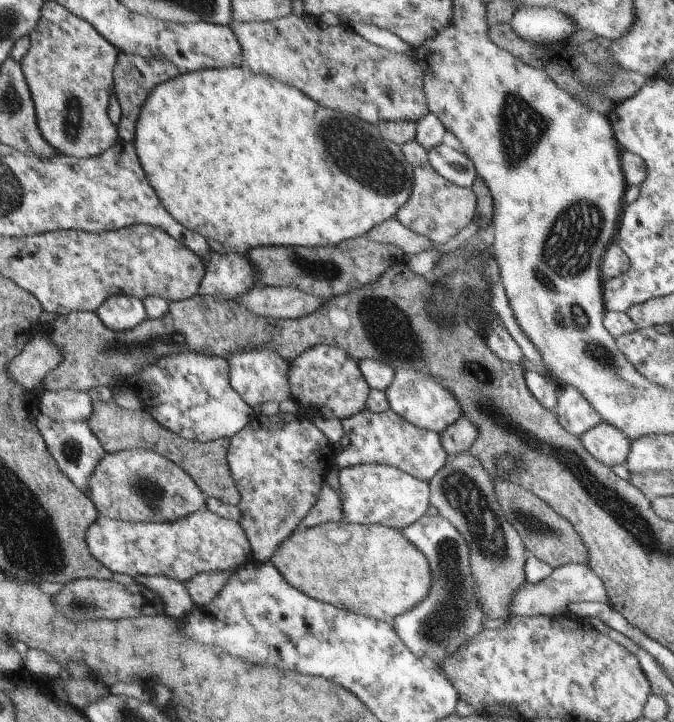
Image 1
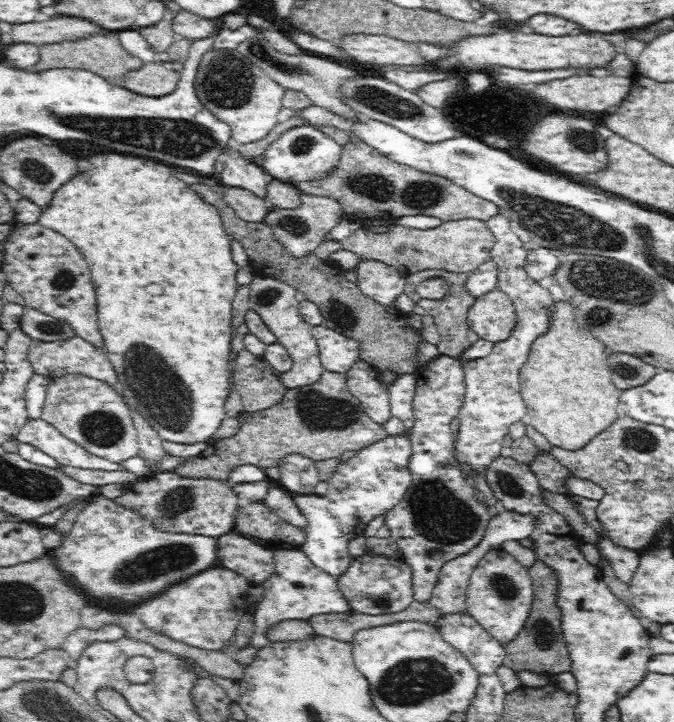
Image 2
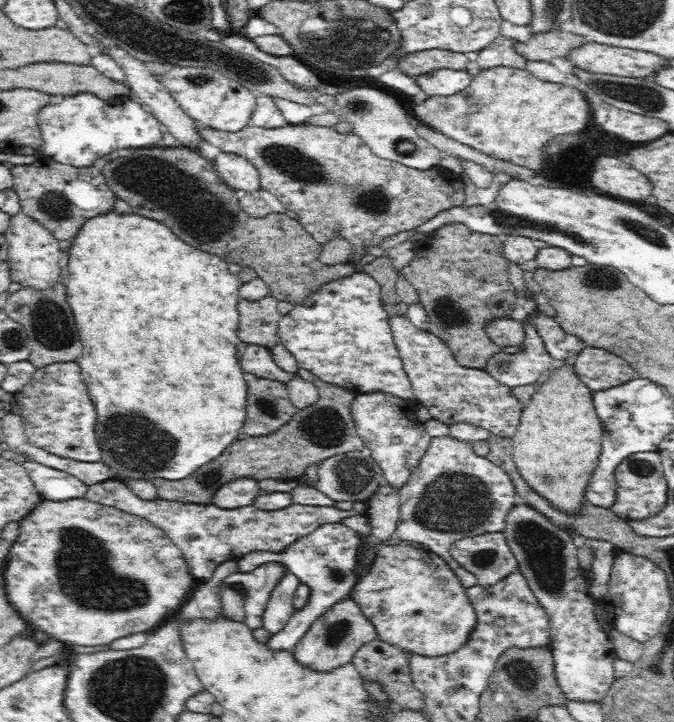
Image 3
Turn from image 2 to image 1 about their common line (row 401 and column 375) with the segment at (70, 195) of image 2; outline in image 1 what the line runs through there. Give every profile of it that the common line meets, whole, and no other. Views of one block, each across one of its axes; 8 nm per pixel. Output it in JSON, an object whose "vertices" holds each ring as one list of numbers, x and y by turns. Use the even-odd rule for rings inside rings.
{"vertices":[[246,66,182,72,171,81,163,82,158,88,152,89,142,112,139,113,135,142,132,144,135,145,136,154,139,155,139,161,147,173,147,178,155,187,156,194,159,195,172,218,184,228,196,231,208,240,219,242,228,254,240,254,262,246,328,247,339,245,340,242,354,237,364,237,374,226,394,217,410,200,411,190,414,188,414,167,407,158,404,158,402,147,384,138,377,125,372,126,372,123,364,122,364,119,320,106,320,103,295,86,281,83,279,79,268,75,254,74]]}

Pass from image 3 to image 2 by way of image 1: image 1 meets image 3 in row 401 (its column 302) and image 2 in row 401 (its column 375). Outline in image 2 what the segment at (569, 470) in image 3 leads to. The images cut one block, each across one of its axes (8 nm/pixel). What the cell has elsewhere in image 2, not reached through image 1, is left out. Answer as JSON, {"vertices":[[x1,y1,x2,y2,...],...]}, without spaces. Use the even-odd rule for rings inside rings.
{"vertices":[[558,301,550,308,551,324,549,332,532,344,528,360,523,364,520,375,521,395,526,403,524,420,547,440,550,446,566,451,578,451,602,434,617,419,619,394,622,390,611,379,608,361,609,352,604,350,590,331,580,328,576,323,573,308]]}

